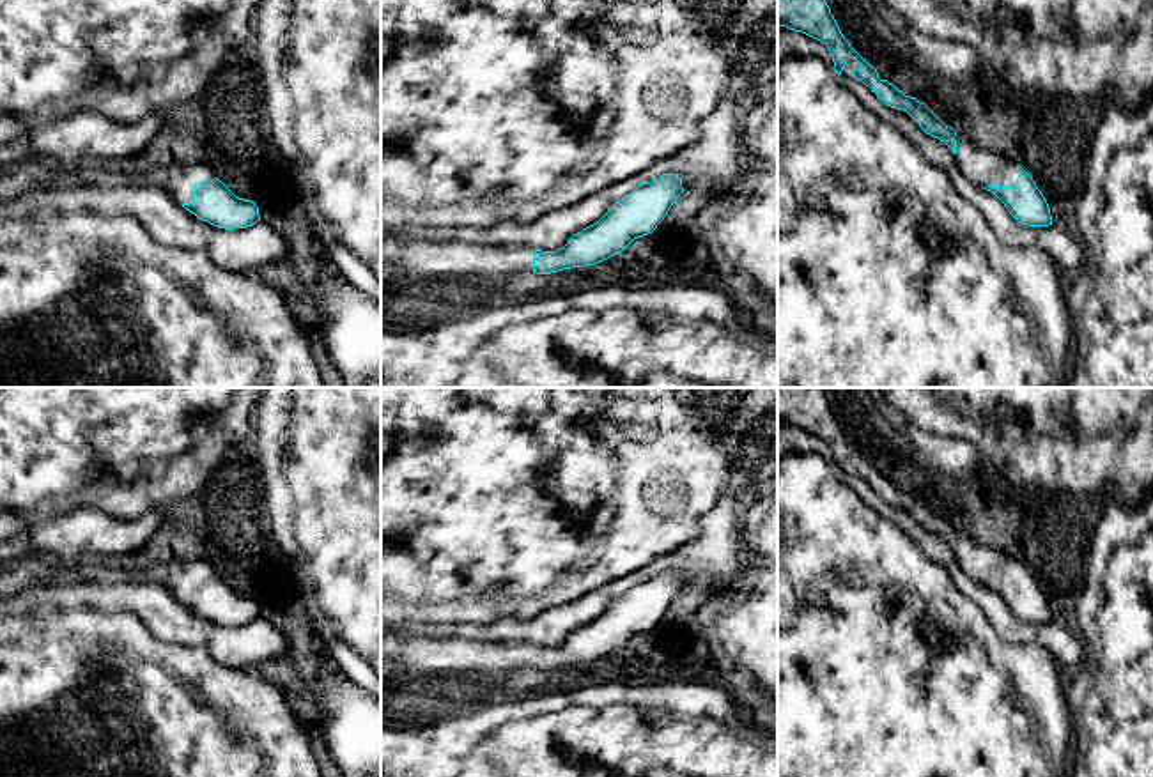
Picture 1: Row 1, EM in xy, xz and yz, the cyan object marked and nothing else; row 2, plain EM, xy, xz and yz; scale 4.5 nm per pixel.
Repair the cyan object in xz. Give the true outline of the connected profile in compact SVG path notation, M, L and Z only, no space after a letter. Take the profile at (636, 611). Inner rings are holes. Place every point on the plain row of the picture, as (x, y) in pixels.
M662 570L652 579L639 579L634 588L615 598L597 619L574 630L569 639L556 648L531 646L526 642L489 644L459 637L432 639L388 630L381 637L381 669L409 671L416 674L517 669L551 671L563 665L595 662L622 650L634 635L652 630L682 589L682 575L675 570Z

